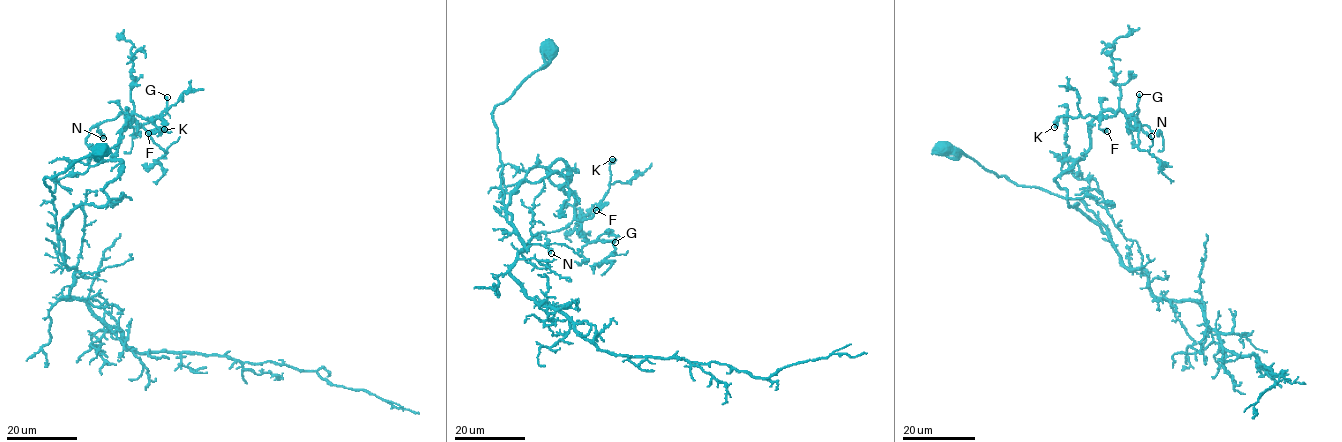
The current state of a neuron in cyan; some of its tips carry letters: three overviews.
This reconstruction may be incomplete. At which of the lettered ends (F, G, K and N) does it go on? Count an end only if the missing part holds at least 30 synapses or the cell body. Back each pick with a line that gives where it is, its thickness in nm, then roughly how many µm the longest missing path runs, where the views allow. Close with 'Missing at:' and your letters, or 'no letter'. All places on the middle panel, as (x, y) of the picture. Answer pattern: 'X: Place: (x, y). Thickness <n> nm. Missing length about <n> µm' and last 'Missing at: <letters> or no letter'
G: Place: (615, 242). Thickness 400 nm. Missing length about 20 µm
Missing at: G

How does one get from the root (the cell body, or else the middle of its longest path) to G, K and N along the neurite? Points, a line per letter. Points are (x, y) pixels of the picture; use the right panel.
G: (943, 148), (1079, 199), (1106, 232), (1055, 179), (1084, 157), (1103, 112), (1140, 123), (1139, 94)
K: (943, 148), (1079, 199), (1106, 232), (1055, 179), (1084, 157), (1089, 124), (1116, 111), (1061, 115), (1054, 127)
N: (943, 148), (1079, 199), (1106, 232), (1055, 179), (1084, 157), (1103, 112), (1151, 136)

